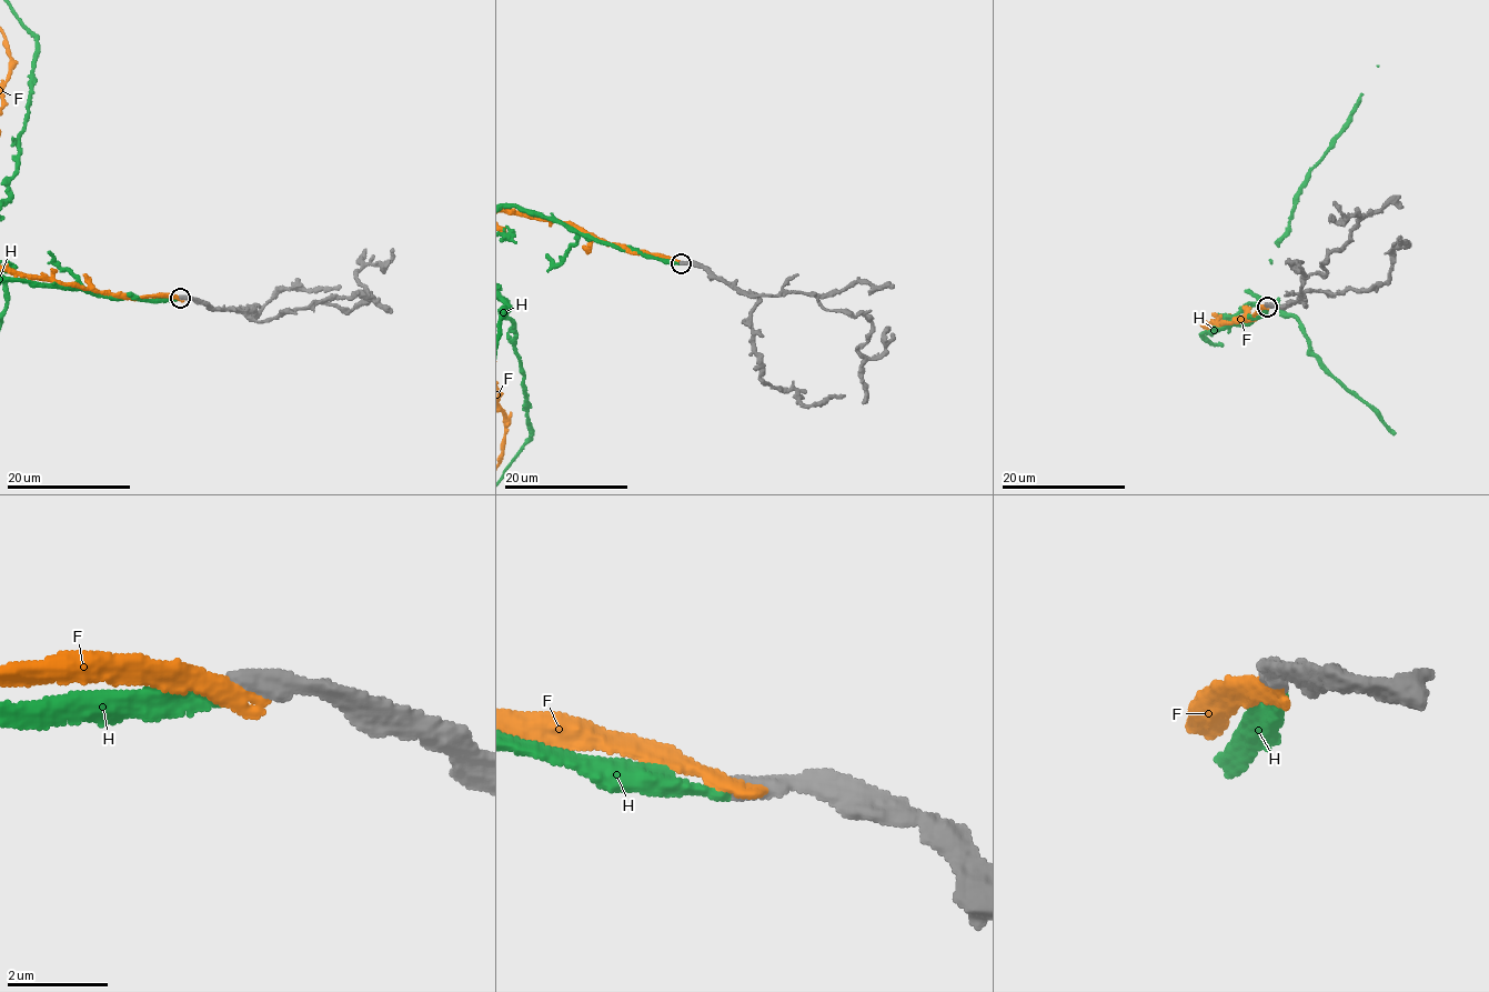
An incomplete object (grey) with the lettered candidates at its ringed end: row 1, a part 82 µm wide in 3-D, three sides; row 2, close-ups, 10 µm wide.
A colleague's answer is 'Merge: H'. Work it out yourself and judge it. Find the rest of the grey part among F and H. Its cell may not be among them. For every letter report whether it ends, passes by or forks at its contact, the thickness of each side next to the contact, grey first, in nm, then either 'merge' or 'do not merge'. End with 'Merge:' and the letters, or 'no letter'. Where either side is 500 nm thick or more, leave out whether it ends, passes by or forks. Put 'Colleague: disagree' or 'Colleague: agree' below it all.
F: it ends | 440/300 nm | do not merge
H: it ends | 400/280 nm | merge
Merge: H
Colleague: agree

